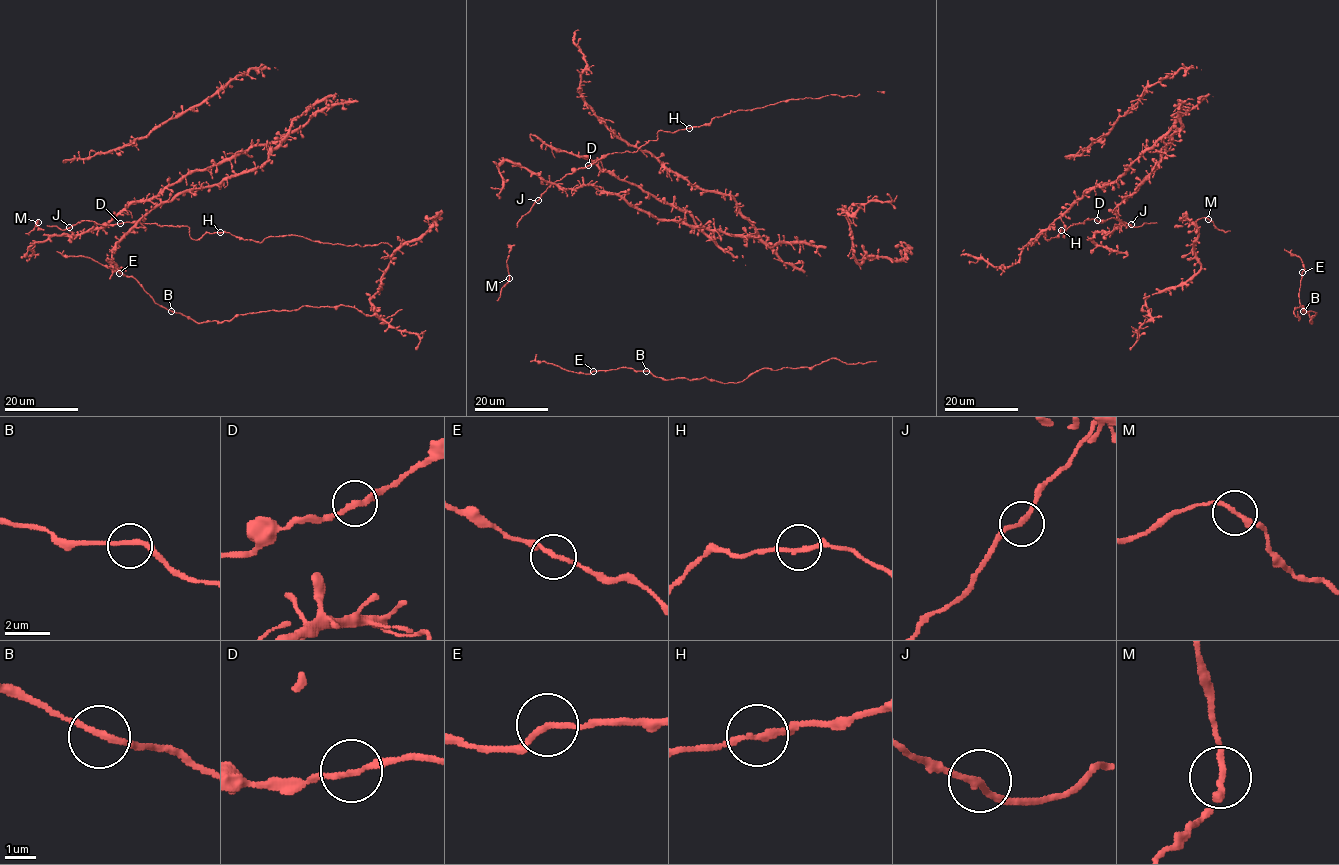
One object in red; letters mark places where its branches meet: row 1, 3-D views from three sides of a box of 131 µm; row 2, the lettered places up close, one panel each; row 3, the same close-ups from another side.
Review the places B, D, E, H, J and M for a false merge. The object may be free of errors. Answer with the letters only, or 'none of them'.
none of them

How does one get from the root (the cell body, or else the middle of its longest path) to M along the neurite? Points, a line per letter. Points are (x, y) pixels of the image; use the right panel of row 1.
M: (1196, 220), (1208, 219)

